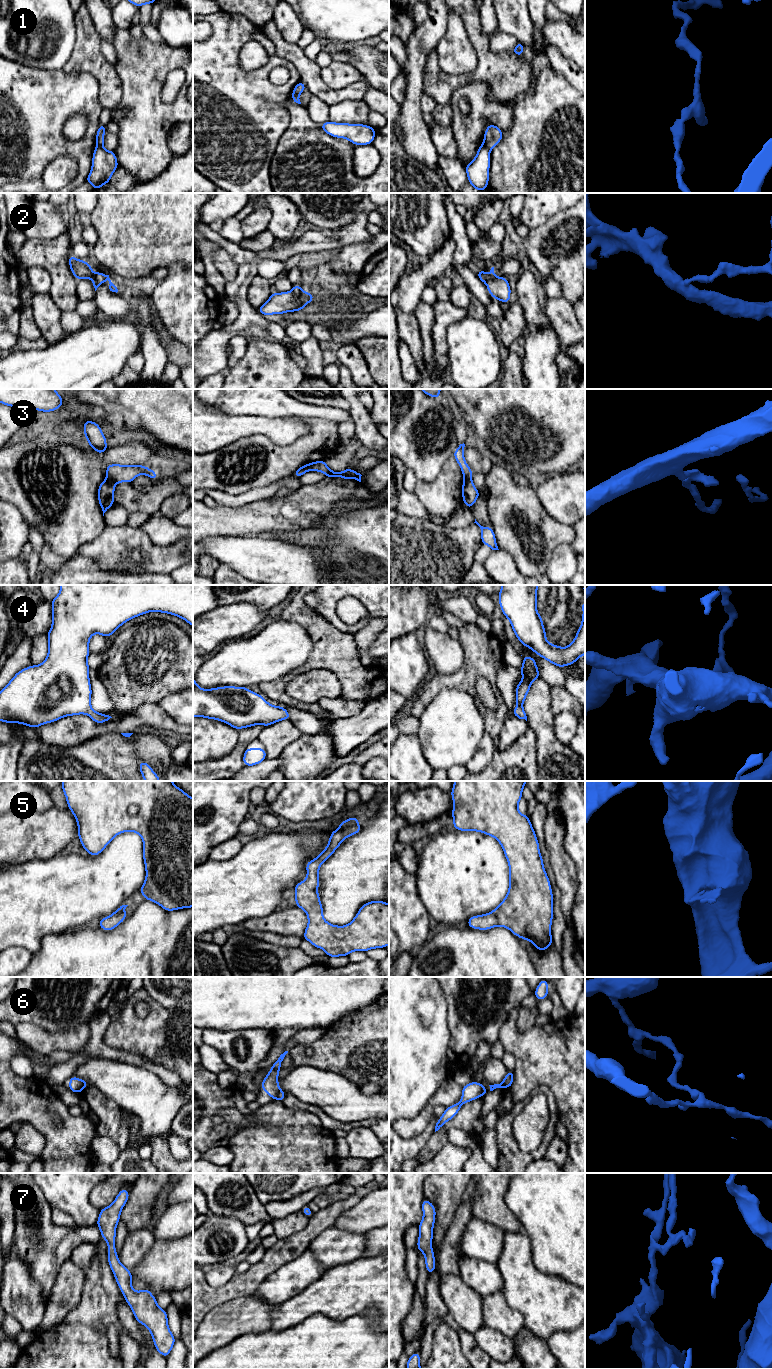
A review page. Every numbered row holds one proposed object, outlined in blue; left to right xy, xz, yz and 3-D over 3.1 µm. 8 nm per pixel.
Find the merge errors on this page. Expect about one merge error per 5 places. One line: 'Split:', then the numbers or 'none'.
Split: 1, 2, 3, 6

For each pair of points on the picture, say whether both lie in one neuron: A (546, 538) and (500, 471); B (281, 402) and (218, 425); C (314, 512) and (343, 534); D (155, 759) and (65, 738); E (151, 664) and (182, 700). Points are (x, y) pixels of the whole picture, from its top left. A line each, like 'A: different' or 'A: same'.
A: same
B: different
C: different
D: different
E: different

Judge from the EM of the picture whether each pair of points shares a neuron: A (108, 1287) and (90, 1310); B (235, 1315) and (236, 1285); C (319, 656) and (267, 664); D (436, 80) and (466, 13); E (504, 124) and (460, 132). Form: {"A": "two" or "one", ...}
{"A": "one", "B": "two", "C": "two", "D": "one", "E": "one"}

